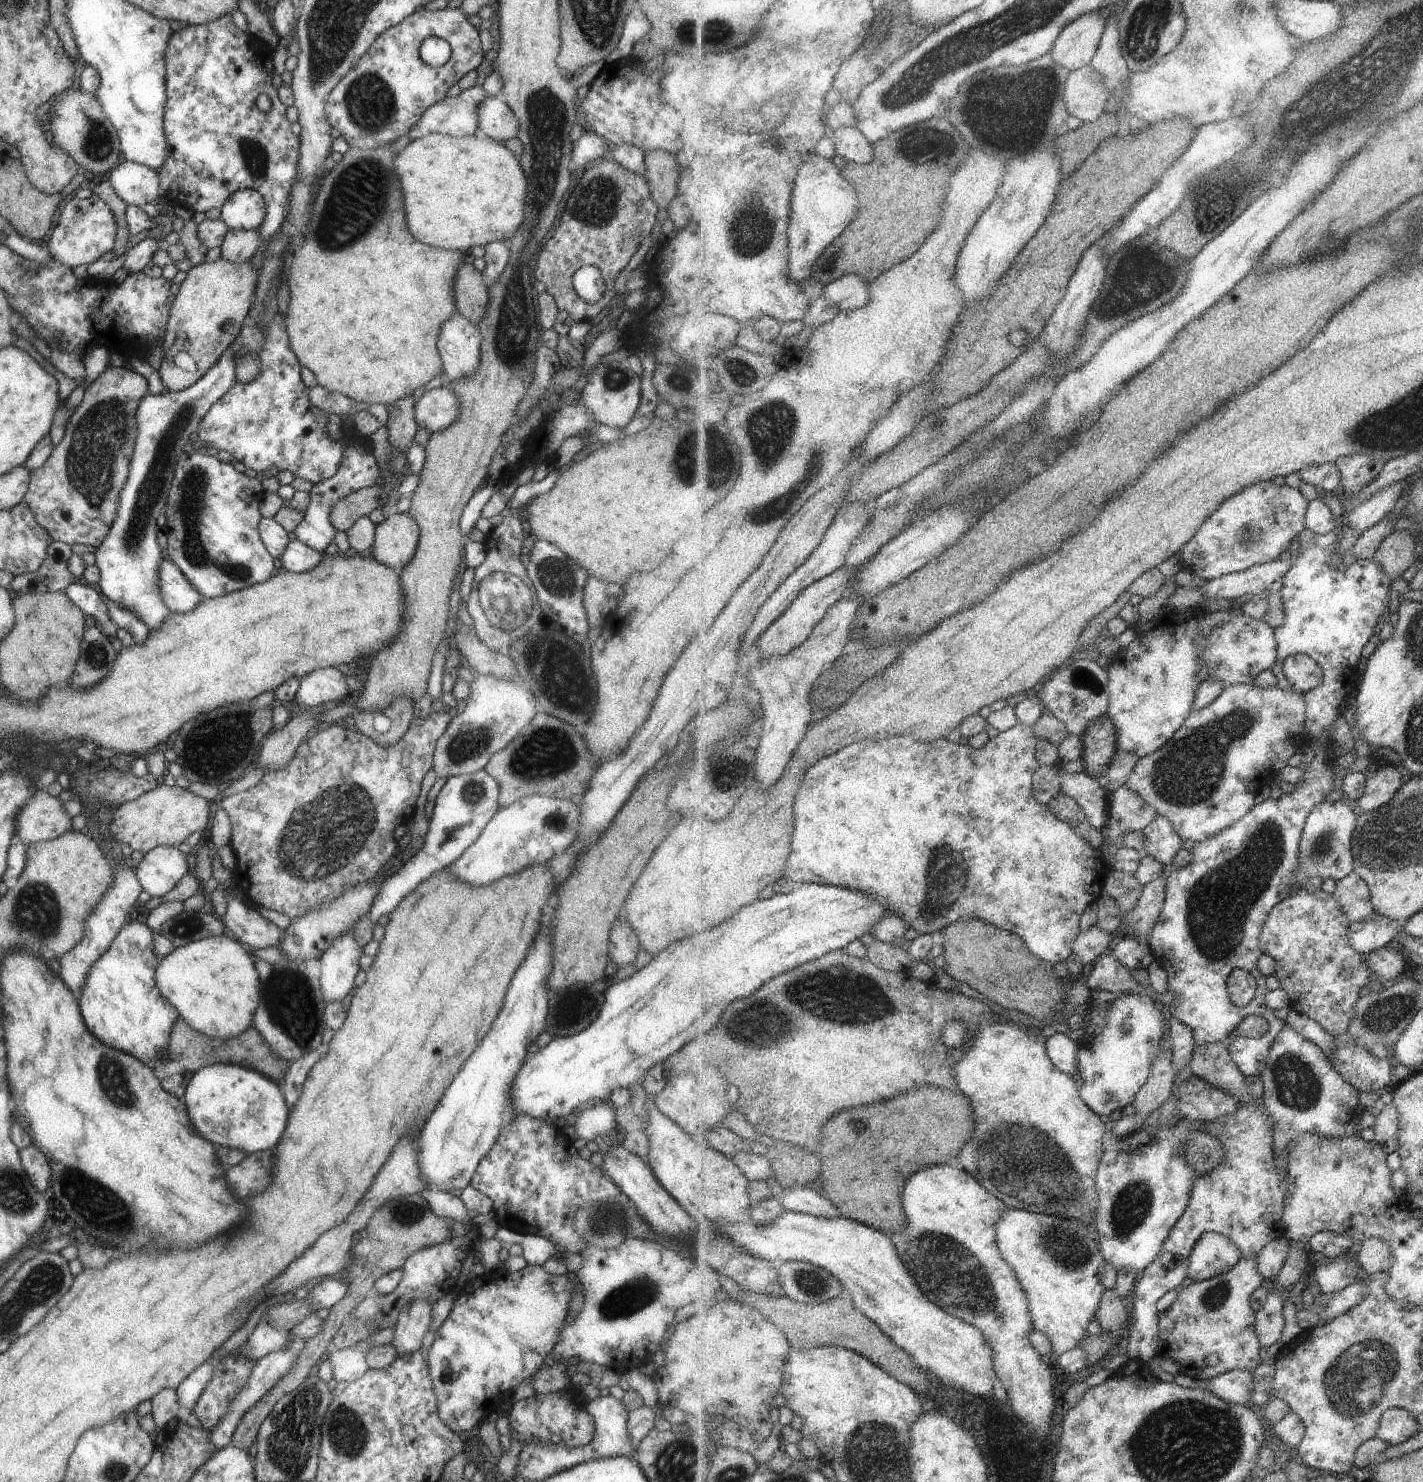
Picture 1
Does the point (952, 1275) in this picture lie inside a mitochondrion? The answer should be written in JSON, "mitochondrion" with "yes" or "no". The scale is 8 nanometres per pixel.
{"mitochondrion":"yes"}

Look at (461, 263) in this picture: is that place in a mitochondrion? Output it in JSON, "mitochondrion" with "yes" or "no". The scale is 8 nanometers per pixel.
{"mitochondrion":"no"}

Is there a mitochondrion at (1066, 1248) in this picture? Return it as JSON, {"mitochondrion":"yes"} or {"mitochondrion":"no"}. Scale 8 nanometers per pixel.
{"mitochondrion":"yes"}

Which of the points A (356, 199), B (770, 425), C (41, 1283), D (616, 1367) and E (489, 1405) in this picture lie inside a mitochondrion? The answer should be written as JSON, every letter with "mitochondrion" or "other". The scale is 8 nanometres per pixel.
{"A":"mitochondrion","B":"mitochondrion","C":"mitochondrion","D":"other","E":"other"}

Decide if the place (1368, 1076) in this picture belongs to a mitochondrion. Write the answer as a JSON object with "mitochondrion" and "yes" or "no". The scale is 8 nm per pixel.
{"mitochondrion":"no"}

